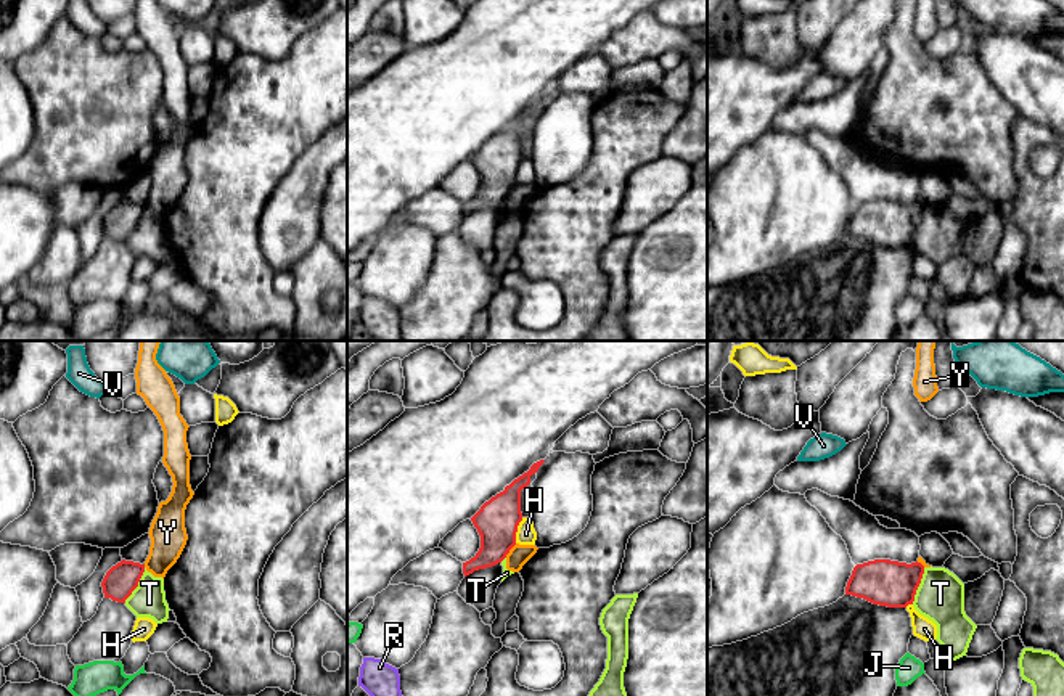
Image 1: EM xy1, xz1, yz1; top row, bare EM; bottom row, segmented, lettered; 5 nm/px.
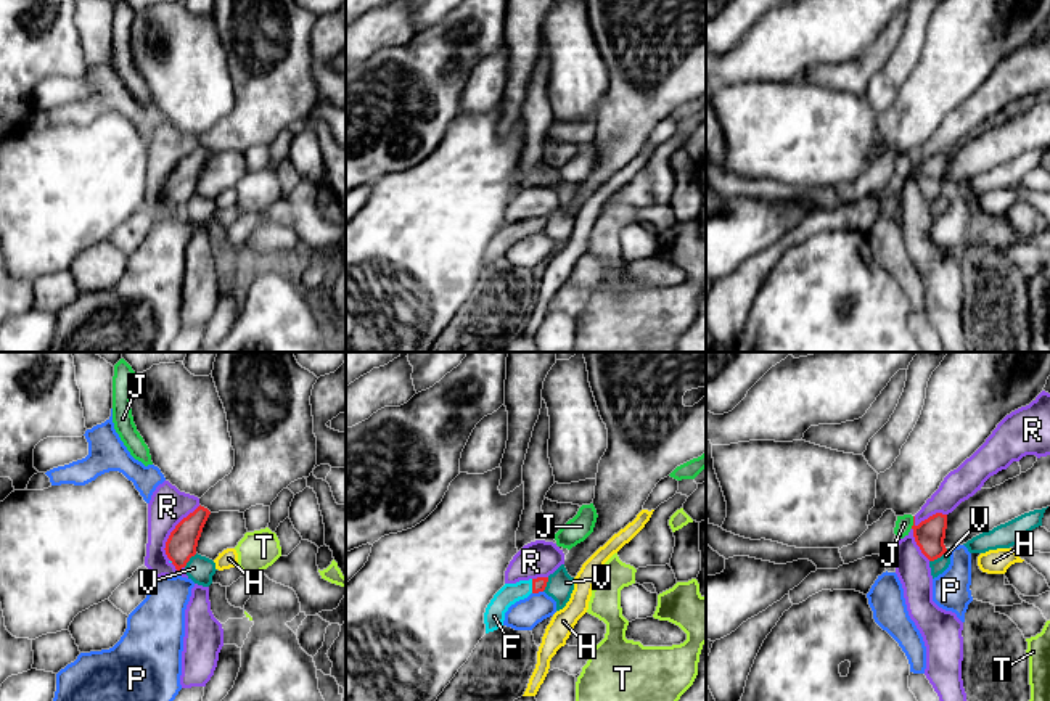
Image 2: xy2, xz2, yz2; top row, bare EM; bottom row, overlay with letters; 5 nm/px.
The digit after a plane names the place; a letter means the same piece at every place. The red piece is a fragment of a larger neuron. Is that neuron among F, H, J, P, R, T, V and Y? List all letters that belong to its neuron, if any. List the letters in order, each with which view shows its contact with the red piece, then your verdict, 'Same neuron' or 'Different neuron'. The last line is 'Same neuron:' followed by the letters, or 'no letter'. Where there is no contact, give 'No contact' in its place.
F: Touches red in xz2. Same neuron
H: Touches red in xz1. Different neuron
J: Touches red in yz2. Different neuron
P: Touches red in xz2. Different neuron
R: Touches red in xy2. Different neuron
T: Touches red in yz1. Different neuron
V: Touches red in yz2. Different neuron
Y: Touches red in xz1. Different neuron
Same neuron: F

